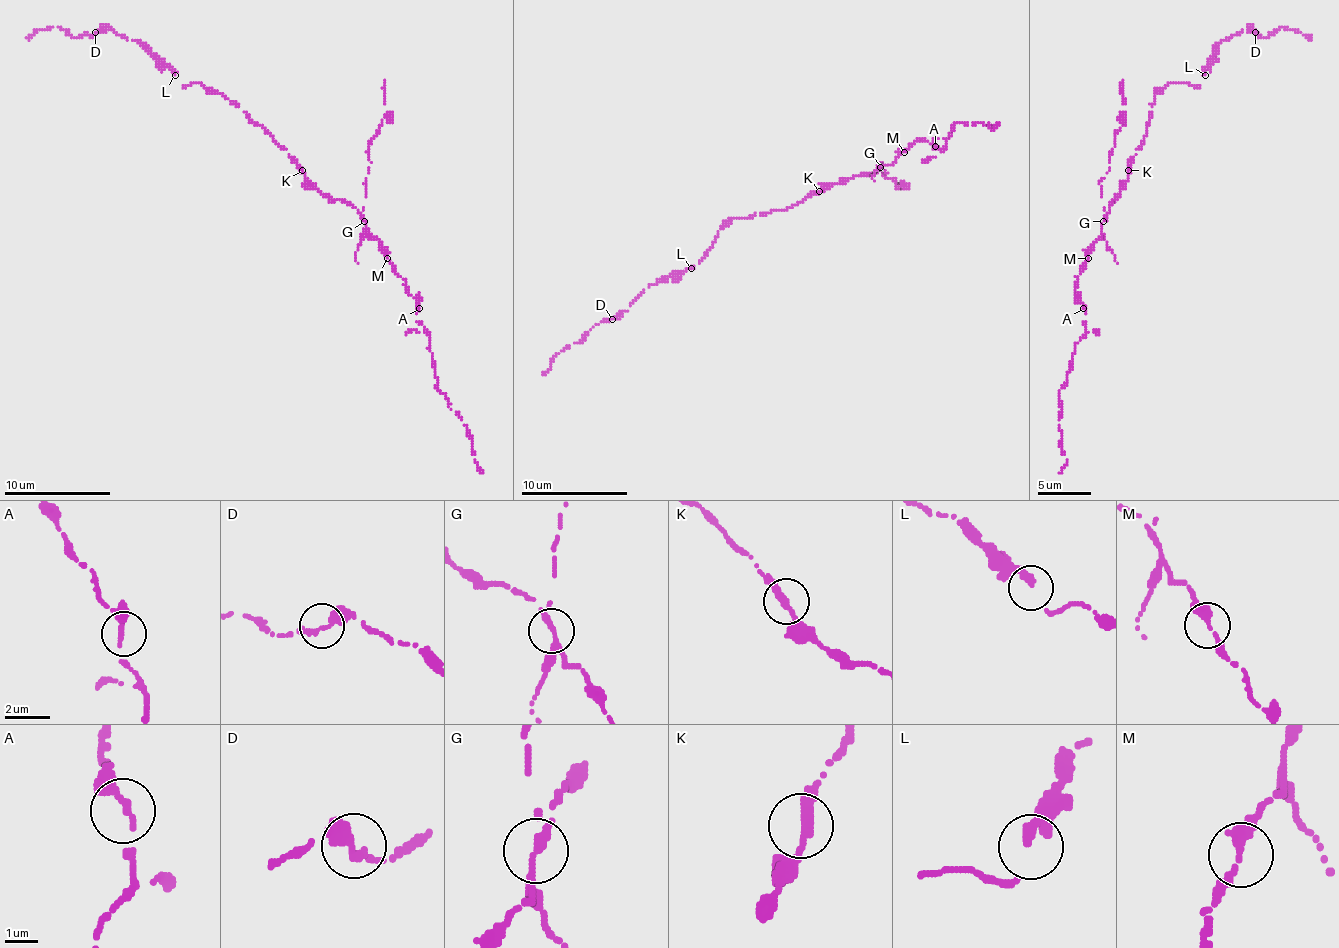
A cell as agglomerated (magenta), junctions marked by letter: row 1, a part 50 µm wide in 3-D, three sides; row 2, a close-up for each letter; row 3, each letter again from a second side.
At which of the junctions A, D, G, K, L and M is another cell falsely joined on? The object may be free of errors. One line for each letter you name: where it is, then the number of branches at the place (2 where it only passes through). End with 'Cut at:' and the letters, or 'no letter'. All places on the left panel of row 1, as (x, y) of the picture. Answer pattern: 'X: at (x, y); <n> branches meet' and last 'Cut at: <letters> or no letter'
G: at (364, 221); 3 branches meet
Cut at: G

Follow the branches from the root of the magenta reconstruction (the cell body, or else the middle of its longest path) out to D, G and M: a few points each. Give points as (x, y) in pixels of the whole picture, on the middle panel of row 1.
D: (816, 194), (784, 210), (731, 218), (699, 263), (662, 276), (643, 290), (627, 311), (620, 311), (612, 319)
G: (816, 194), (835, 183), (845, 183), (856, 176), (869, 176), (880, 168)
M: (816, 194), (835, 183), (845, 183), (856, 176), (869, 176), (882, 165), (890, 165), (904, 152)

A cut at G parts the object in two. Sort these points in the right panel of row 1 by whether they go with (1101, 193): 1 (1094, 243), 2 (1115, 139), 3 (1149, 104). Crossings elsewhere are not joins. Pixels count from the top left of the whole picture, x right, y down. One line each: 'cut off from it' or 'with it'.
1: cut off from it
2: with it
3: cut off from it

